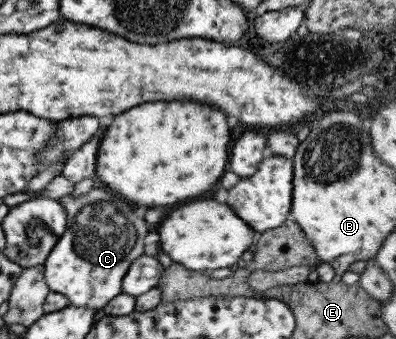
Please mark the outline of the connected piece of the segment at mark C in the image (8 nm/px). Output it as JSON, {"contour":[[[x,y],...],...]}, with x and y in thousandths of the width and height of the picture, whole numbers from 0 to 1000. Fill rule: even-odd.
{"contour":[[[265,549],[240,552],[227,566],[197,578],[187,578],[182,569],[164,572],[146,590],[167,622],[167,684],[149,702],[114,767],[114,799],[109,799],[114,829],[126,858],[167,870],[177,903],[255,920],[270,894],[313,861],[308,829],[316,808],[331,776],[364,749],[364,705],[376,681],[371,658],[361,640],[346,640],[341,622],[306,628],[306,593],[316,593],[316,587],[306,587],[301,575],[290,575]]]}

